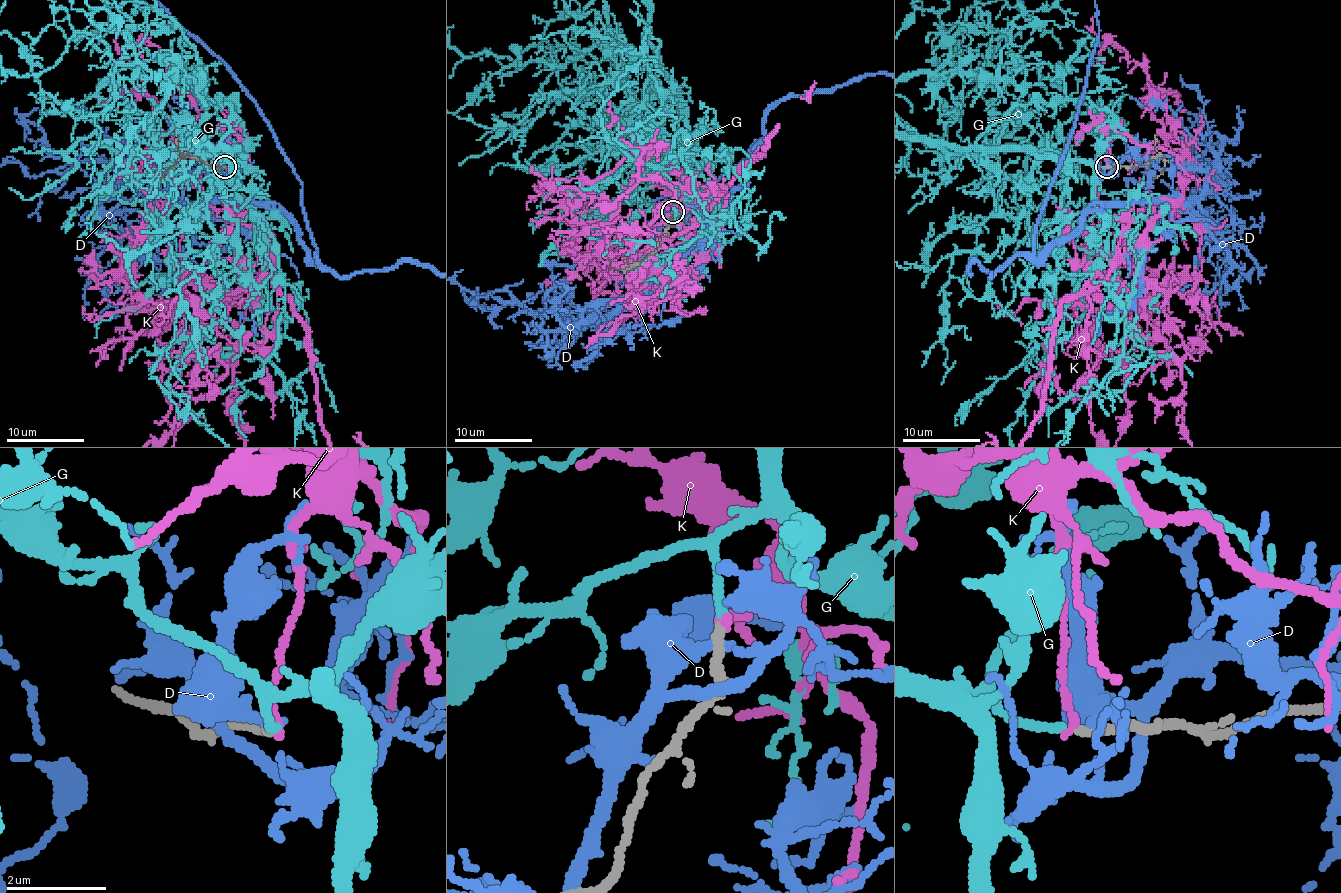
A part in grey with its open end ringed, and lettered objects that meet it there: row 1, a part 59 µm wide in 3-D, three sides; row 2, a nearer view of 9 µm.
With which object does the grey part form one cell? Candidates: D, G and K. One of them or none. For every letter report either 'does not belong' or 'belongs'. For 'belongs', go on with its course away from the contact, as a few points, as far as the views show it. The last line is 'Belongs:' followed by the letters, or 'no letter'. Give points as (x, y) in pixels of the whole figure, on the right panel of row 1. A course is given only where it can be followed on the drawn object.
D: does not belong
G: belongs
K: does not belong
Belongs: G

